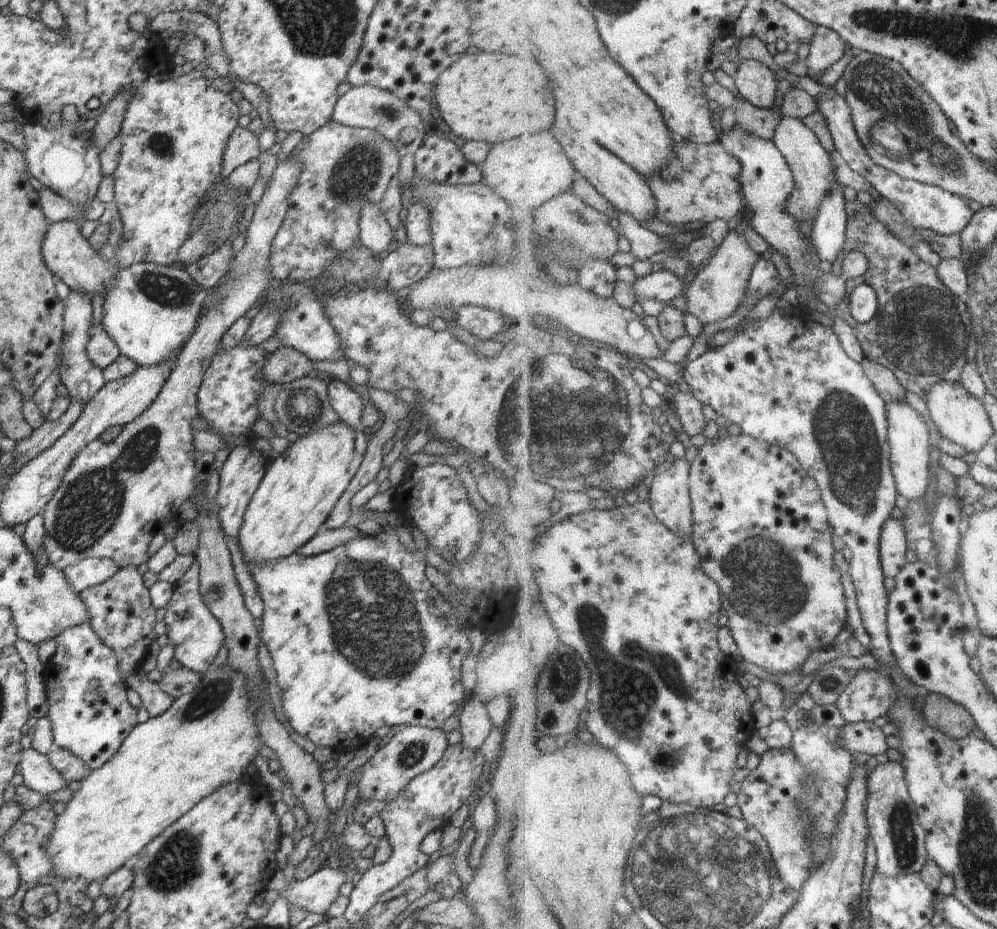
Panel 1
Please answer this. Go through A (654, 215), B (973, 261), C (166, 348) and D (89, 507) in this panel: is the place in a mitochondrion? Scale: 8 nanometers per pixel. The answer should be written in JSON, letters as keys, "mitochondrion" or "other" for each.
{"A":"other","B":"other","C":"other","D":"mitochondrion"}

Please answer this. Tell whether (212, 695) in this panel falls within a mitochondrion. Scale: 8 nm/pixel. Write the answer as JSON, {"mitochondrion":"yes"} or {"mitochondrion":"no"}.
{"mitochondrion":"yes"}

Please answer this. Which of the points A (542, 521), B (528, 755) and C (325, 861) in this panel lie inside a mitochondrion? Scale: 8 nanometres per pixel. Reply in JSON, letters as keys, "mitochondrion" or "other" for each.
{"A":"other","B":"other","C":"other"}

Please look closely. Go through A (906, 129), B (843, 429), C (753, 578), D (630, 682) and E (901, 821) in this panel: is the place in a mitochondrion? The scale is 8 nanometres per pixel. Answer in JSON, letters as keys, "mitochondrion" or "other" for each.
{"A":"mitochondrion","B":"mitochondrion","C":"mitochondrion","D":"mitochondrion","E":"mitochondrion"}

